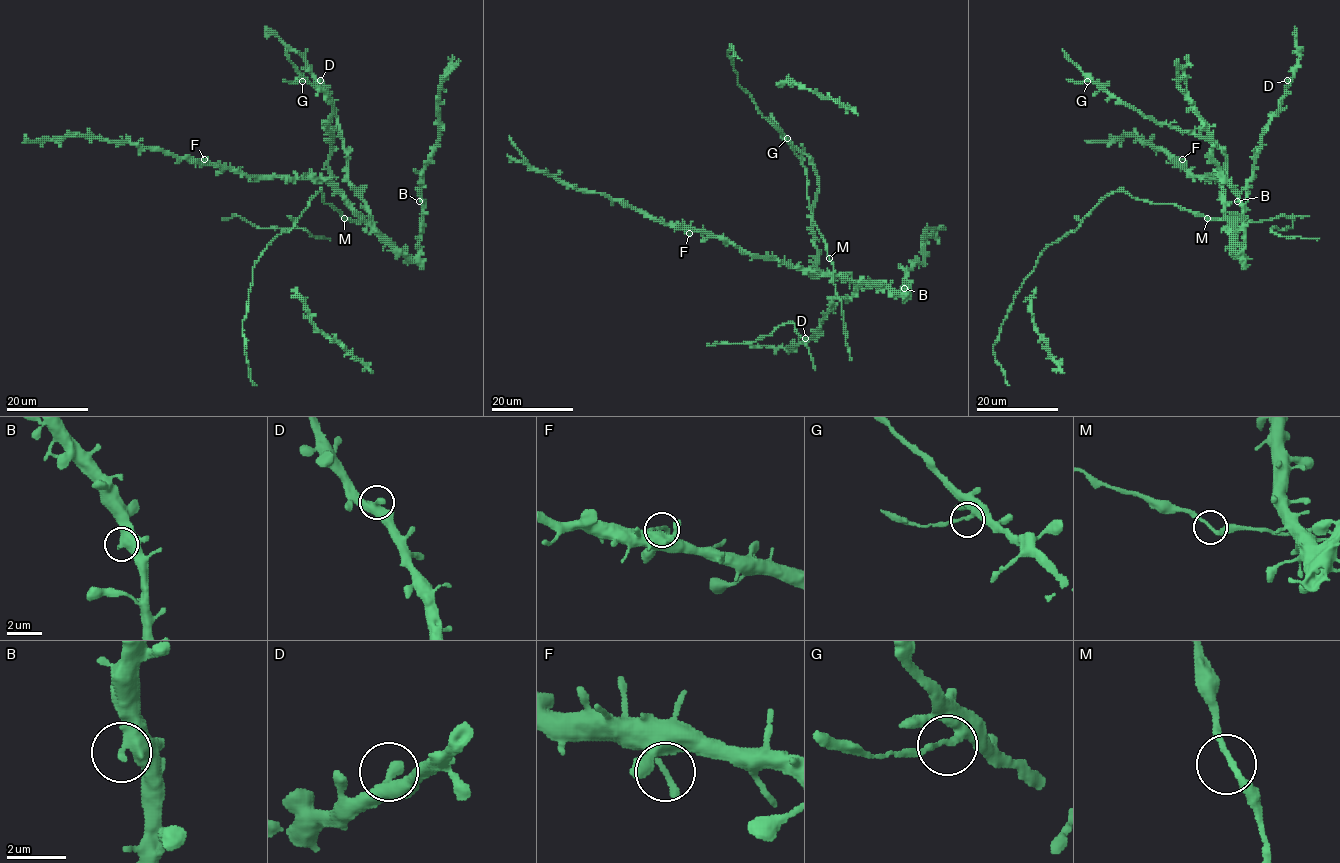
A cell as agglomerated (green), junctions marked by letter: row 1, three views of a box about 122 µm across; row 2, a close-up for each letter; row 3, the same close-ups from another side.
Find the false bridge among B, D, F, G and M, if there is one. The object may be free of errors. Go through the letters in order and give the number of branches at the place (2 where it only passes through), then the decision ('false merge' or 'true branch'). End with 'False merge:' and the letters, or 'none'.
B: 2 branches meet; true branch
D: 2 branches meet; true branch
F: 1 branches meet; true branch
G: 2 branches meet; false merge
M: 2 branches meet; true branch
False merge: G

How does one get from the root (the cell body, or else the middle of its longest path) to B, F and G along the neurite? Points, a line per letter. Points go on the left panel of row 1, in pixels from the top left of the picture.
B: (345, 218), (360, 215), (383, 239), (415, 256), (419, 248), (422, 215), (422, 203), (419, 201)
F: (345, 218), (349, 219), (354, 214), (350, 204), (324, 180), (249, 177), (204, 159)
G: (345, 218), (354, 212), (333, 183), (328, 167), (332, 138), (326, 125), (333, 106), (321, 90), (302, 81)

